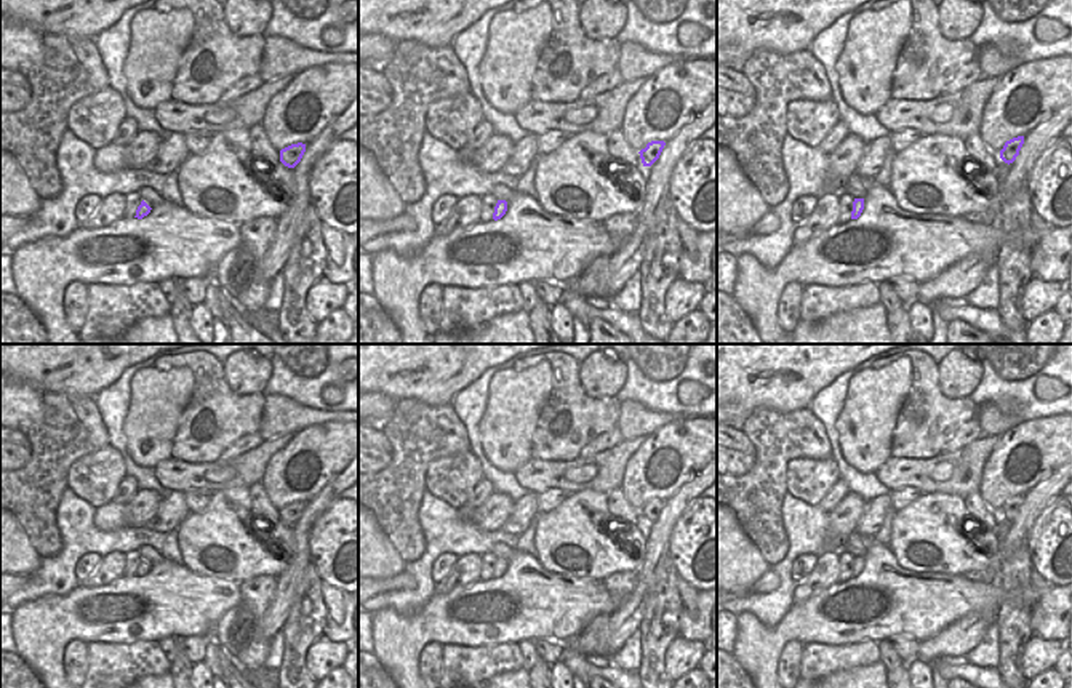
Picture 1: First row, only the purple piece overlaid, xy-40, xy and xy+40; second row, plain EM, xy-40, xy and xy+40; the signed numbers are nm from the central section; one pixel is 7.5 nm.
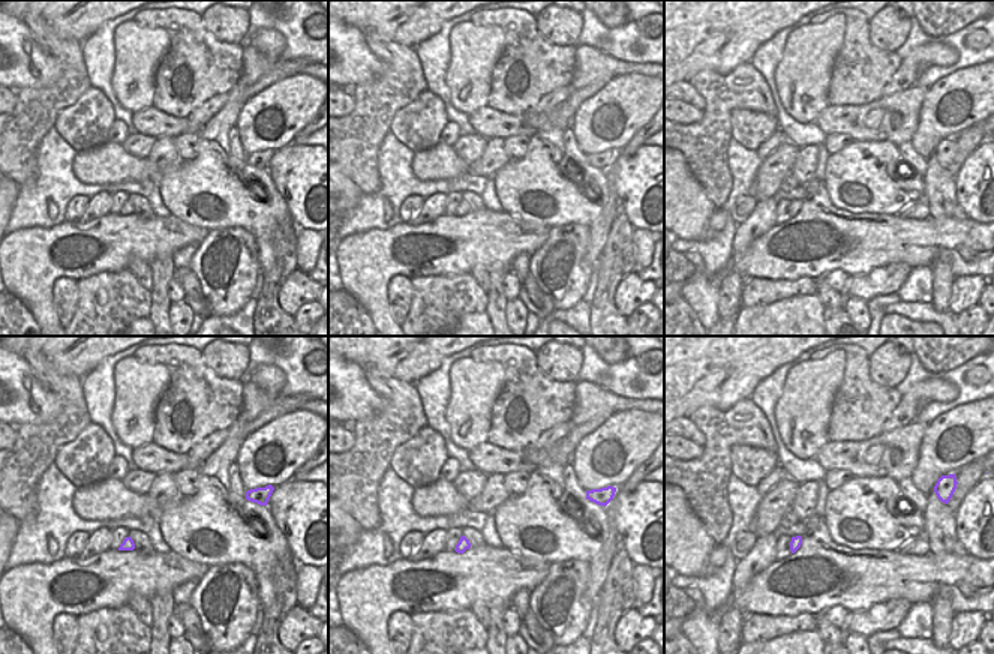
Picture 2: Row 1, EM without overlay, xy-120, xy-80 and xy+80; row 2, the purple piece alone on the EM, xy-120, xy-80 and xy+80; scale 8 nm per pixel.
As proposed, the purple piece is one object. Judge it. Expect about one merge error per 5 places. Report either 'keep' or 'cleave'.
keep

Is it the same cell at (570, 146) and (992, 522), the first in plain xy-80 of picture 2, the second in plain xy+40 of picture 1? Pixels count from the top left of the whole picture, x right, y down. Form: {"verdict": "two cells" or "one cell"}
{"verdict": "one cell"}

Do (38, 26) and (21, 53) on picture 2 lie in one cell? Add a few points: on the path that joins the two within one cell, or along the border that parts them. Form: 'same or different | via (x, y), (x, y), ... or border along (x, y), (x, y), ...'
different | border along (20, 20), (27, 26), (30, 35), (57, 59)

